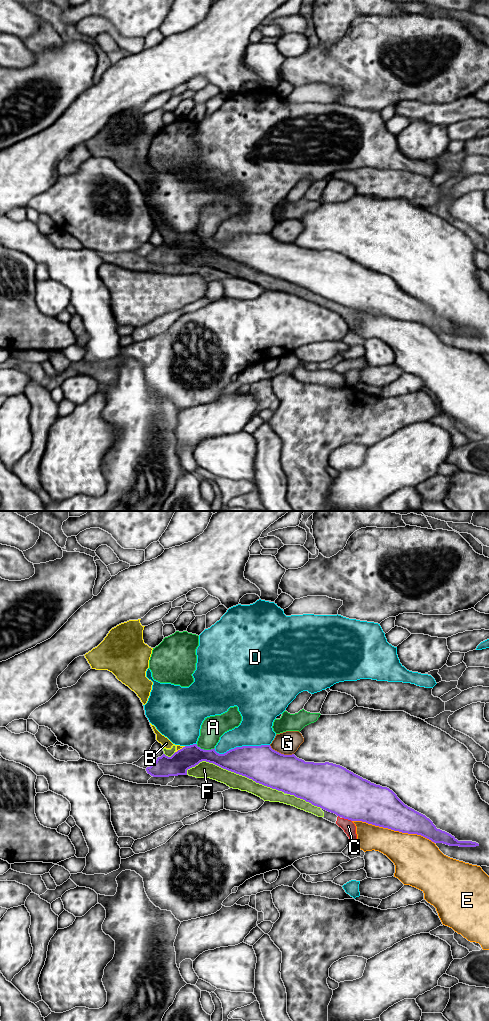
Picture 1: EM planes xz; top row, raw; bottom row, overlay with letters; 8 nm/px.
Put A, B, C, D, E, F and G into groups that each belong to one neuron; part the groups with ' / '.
A / B C F / D / E / G

